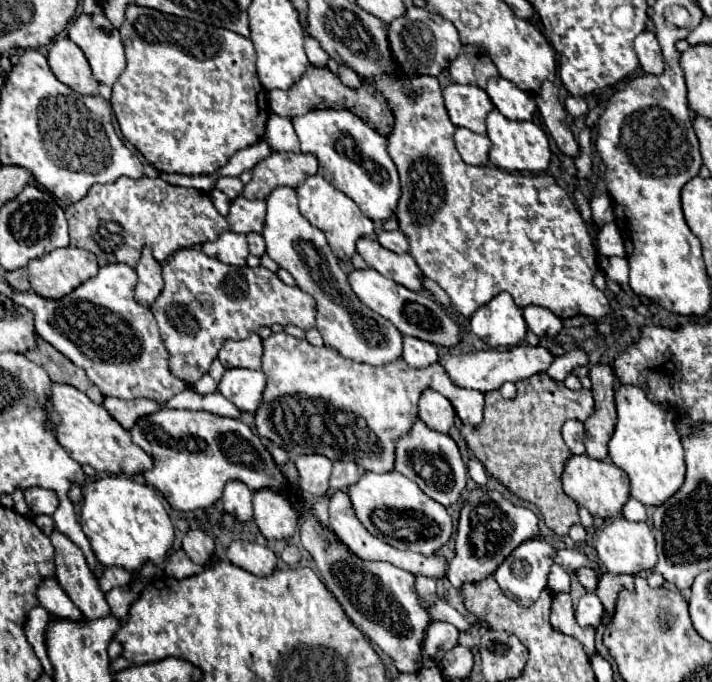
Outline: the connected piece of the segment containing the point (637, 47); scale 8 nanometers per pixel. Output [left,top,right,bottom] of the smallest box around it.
[634,31,664,75]

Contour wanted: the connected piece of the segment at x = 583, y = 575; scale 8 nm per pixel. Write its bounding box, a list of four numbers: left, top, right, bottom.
[576,567,598,589]

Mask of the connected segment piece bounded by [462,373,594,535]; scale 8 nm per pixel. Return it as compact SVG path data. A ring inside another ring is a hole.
M538 373L516 385L518 395L510 401L490 391L486 395L484 421L476 429L462 427L462 437L498 483L518 499L536 505L556 535L568 535L570 527L580 523L580 517L578 505L562 491L560 483L564 463L572 455L564 445L560 429L566 419L586 421L592 415L592 393L588 389L570 391L562 381L552 381L546 373Z

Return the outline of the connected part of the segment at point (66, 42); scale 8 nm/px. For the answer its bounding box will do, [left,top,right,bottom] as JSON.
[48,35,98,95]

